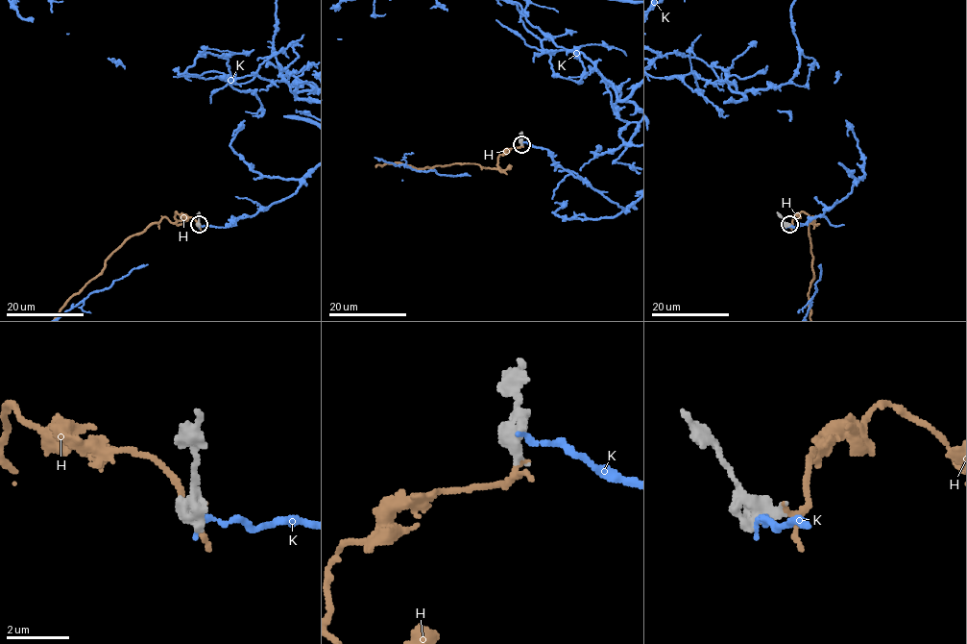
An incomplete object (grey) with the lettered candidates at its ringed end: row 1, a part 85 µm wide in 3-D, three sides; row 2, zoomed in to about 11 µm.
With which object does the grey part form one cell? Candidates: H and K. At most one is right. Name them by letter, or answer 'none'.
H

